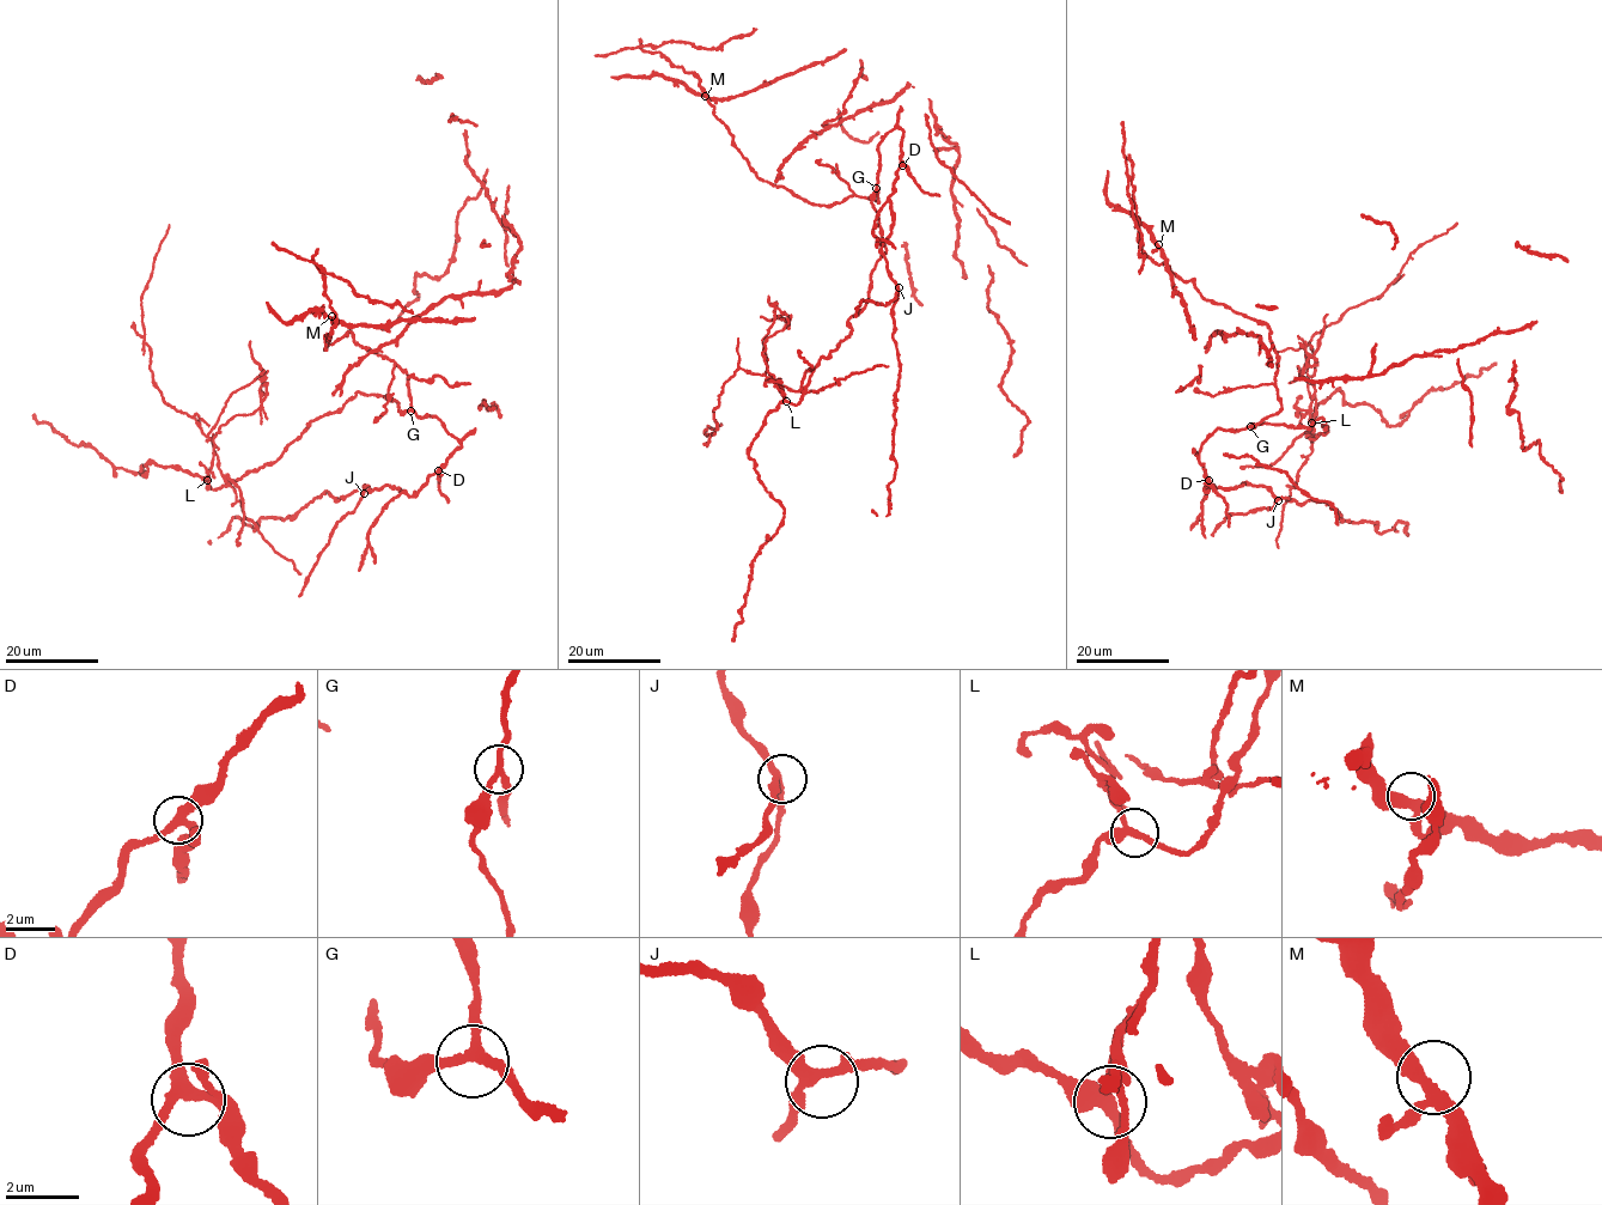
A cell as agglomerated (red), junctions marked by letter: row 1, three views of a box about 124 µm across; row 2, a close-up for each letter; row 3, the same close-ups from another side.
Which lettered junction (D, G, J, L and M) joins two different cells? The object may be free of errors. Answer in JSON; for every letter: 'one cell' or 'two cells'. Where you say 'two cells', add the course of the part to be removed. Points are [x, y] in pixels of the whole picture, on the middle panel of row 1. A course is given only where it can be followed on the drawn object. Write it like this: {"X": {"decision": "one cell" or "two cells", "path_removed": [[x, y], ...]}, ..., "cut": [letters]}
{"D": {"decision": "one cell"}, "G": {"decision": "one cell"}, "J": {"decision": "one cell"}, "L": {"decision": "two cells", "path_removed": [[786, 400], [771, 378], [739, 369], [724, 383], [713, 412], [718, 430], [710, 436], [704, 430], [722, 424]]}, "M": {"decision": "one cell"}, "cut": ["L"]}

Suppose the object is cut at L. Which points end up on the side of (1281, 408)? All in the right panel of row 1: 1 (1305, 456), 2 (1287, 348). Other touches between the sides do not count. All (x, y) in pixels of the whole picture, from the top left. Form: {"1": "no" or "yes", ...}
{"1": "no", "2": "no"}

